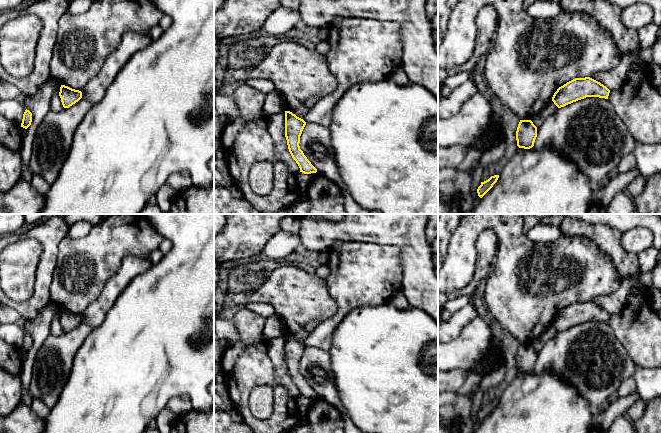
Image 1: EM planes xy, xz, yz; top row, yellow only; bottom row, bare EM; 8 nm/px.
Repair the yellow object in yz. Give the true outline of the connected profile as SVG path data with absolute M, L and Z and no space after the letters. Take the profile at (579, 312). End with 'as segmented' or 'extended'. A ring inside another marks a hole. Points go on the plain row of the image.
M590 301L575 302L559 311L552 325L561 332L586 321L608 323L609 317L610 314L606 310Z | as segmented

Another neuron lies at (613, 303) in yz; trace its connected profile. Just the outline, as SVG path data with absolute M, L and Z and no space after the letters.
M641 272L623 282L615 293L593 298L590 300L590 302L600 306L609 314L619 313L624 306L629 291L633 288L636 280L640 277L640 275Z

